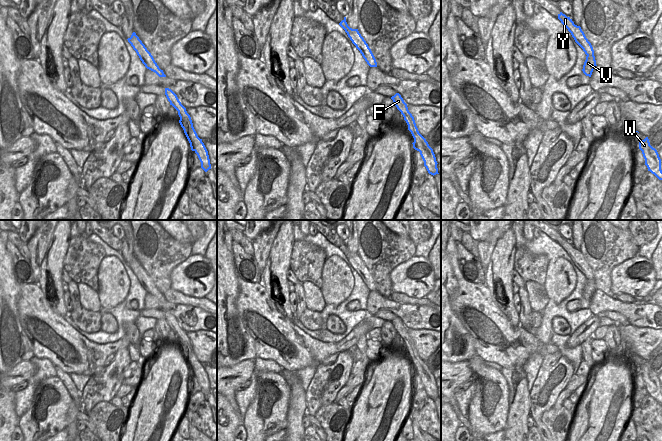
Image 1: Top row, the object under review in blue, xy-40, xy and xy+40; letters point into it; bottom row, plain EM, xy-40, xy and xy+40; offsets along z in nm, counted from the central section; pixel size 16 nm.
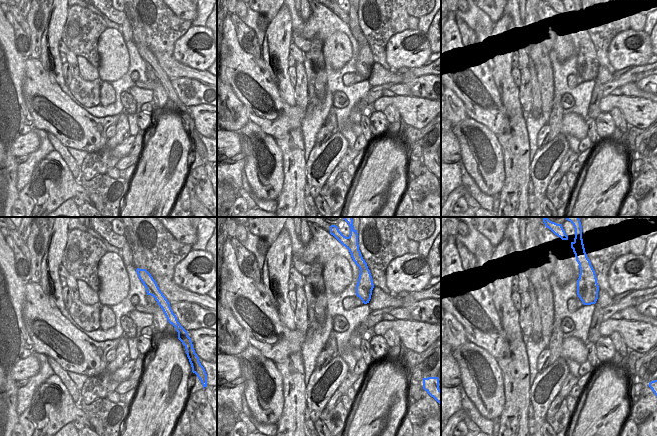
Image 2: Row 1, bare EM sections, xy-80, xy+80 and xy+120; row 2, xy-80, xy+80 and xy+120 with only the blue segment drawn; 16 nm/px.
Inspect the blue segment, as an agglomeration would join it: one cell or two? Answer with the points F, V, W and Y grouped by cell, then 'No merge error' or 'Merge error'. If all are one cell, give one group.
Groups: F W Y / V. Merge error.

